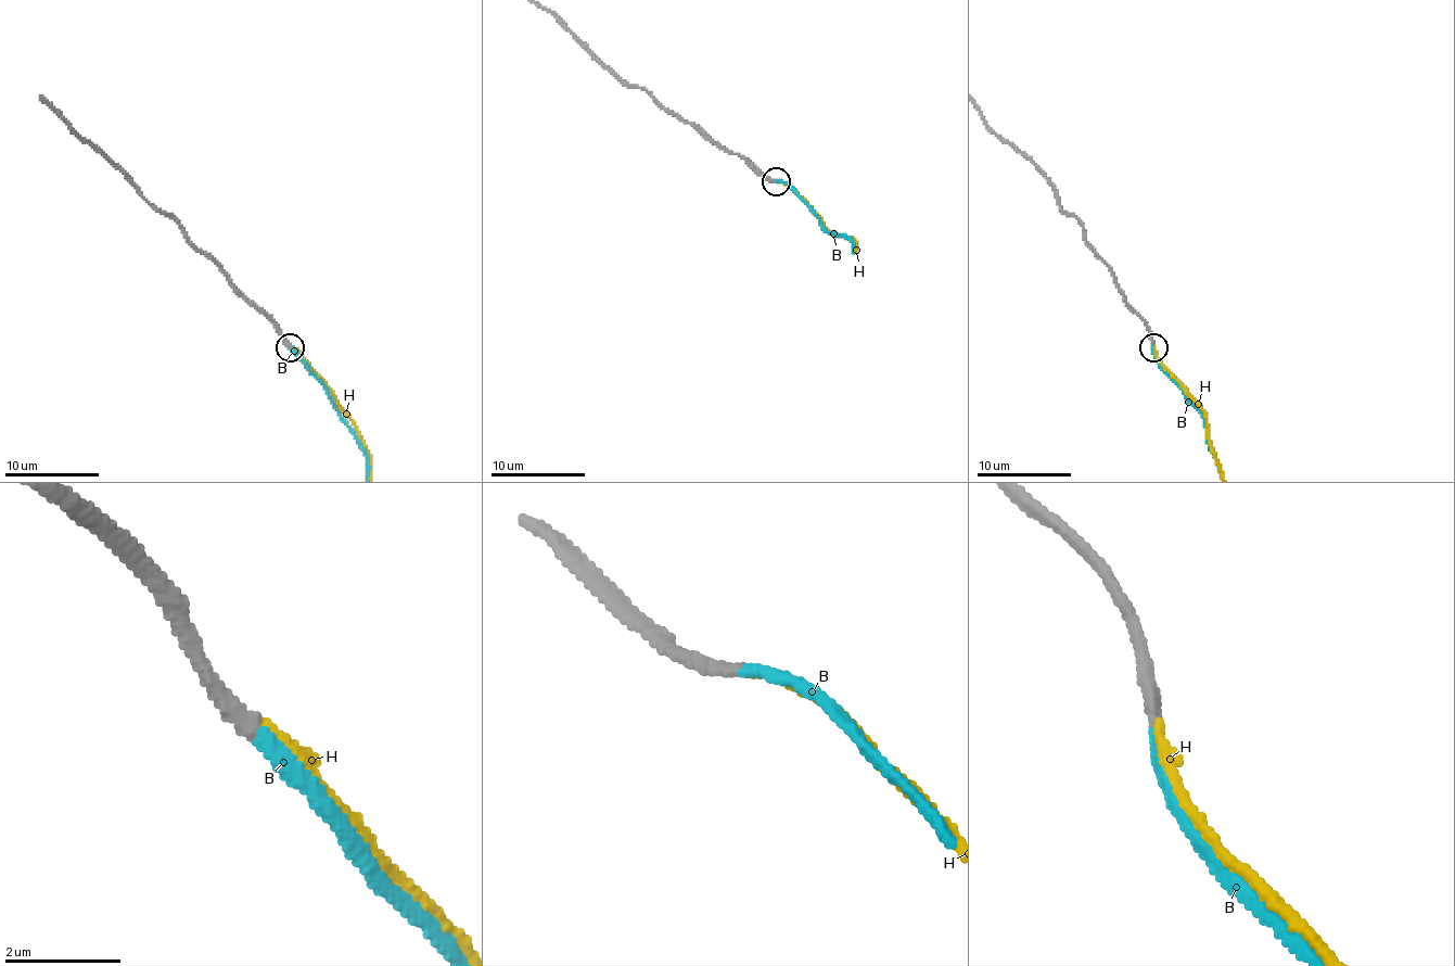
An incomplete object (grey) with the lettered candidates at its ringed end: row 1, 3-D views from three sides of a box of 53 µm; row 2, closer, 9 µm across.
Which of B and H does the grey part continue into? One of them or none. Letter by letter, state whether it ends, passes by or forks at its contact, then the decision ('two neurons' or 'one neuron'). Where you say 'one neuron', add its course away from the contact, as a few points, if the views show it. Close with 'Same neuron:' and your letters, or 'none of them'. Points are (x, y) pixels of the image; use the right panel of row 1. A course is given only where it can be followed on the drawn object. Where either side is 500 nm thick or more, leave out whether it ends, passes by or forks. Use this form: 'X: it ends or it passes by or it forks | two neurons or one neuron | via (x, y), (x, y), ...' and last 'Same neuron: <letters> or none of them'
B: it ends | one neuron
H: it ends | two neurons
Same neuron: B

